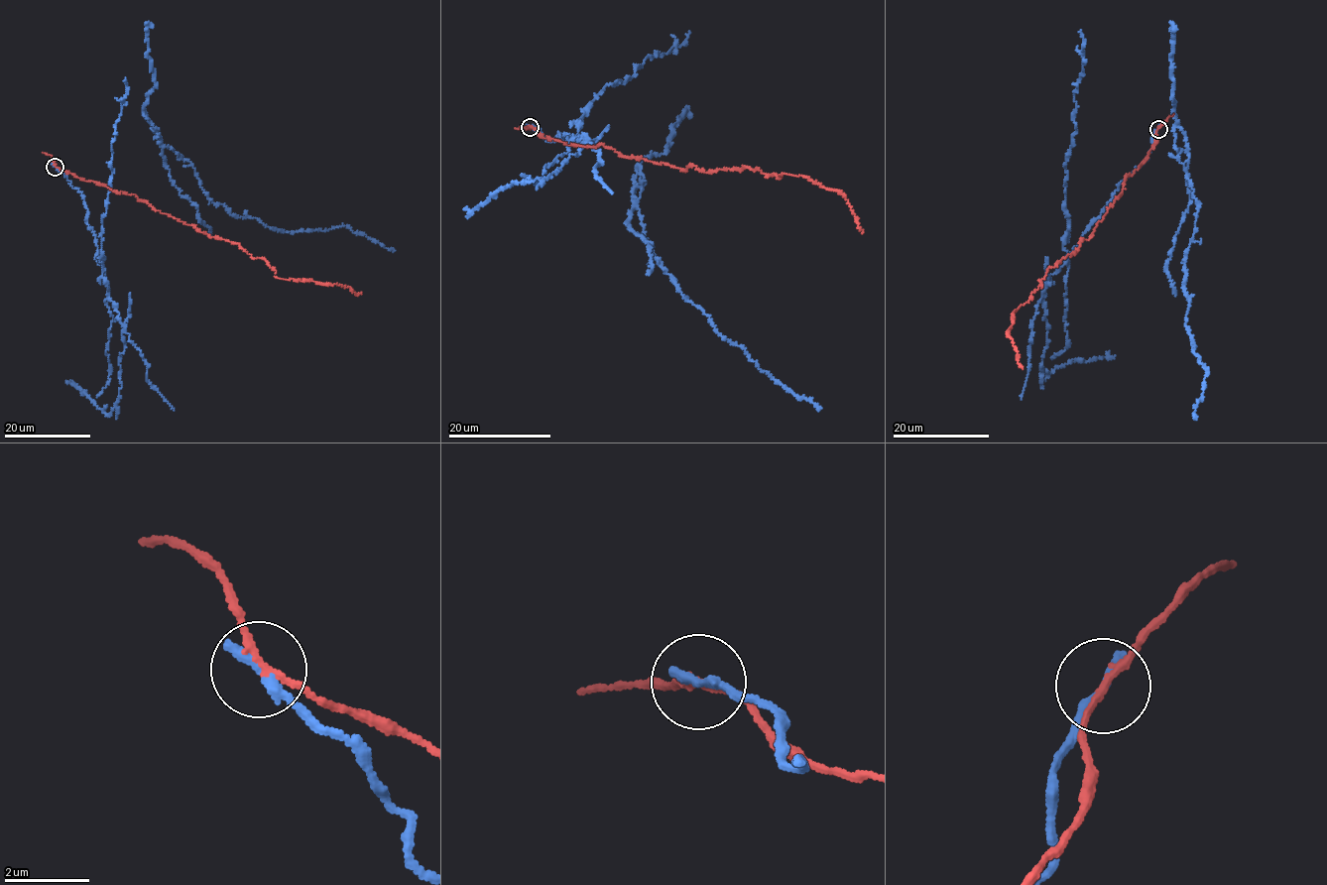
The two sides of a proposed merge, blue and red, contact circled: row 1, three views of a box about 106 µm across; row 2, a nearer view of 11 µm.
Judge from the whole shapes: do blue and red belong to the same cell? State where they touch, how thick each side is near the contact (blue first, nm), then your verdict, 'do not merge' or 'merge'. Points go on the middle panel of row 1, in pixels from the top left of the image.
at (530, 127); 280 nm thick on the blue side, 170 nm on the other; do not merge

